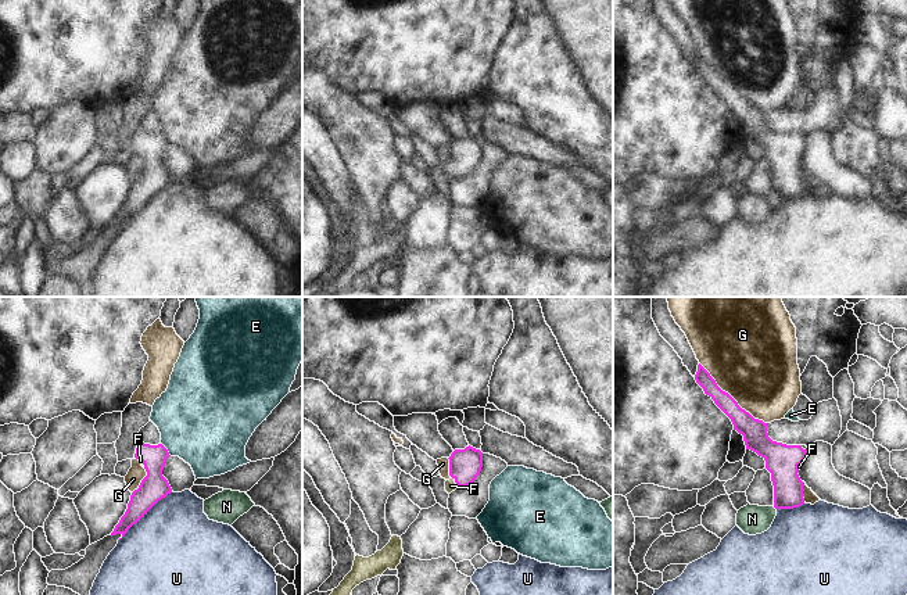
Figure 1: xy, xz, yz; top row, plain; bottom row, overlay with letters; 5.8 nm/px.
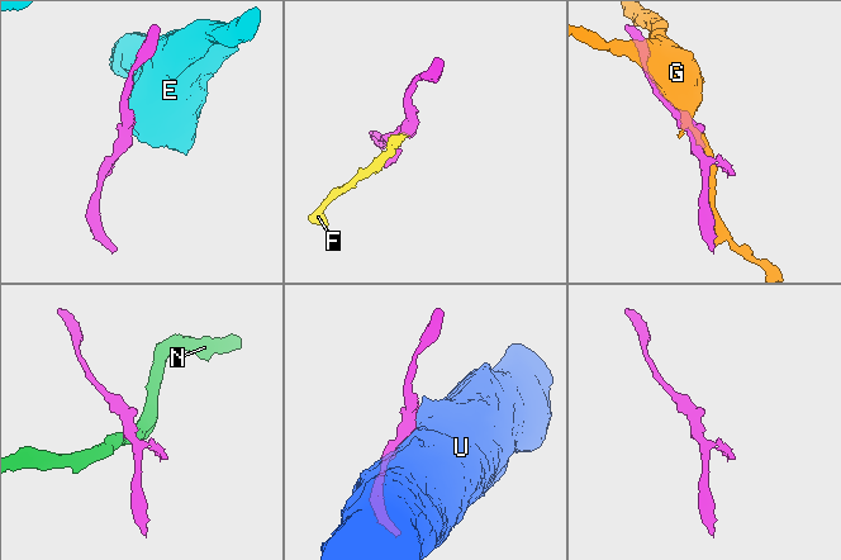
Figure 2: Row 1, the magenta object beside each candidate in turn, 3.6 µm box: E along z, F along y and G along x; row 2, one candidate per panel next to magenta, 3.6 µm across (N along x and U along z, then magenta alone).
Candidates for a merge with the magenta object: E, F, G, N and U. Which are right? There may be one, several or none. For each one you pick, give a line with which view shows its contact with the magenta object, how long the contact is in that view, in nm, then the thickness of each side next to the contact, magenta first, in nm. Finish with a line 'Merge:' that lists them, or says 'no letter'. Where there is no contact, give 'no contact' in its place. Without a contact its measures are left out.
F: xz | 90 nm | 190/70 nm
Merge: F

